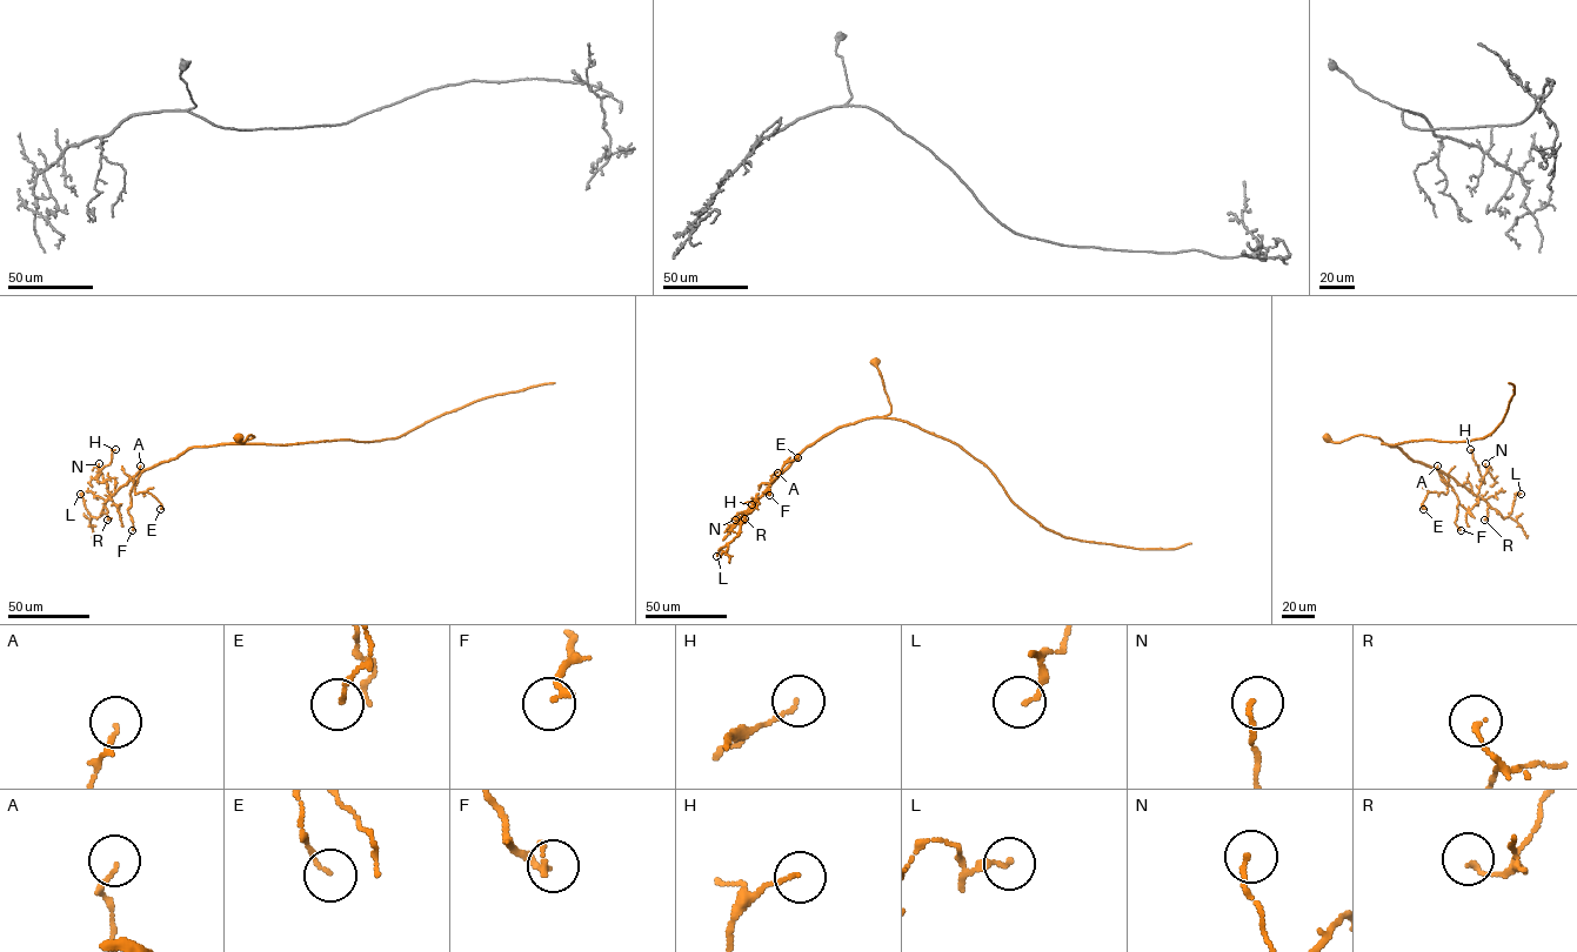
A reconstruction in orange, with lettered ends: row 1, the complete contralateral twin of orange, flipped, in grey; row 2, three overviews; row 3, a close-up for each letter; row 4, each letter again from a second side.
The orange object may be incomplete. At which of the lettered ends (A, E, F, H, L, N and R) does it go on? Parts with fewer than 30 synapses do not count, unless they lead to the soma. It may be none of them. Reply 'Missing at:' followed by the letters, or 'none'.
Missing at: none

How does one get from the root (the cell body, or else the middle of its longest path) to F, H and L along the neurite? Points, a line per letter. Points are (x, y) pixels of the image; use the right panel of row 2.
F: (1325, 438), (1340, 442), (1360, 435), (1378, 437), (1410, 458), (1437, 469), (1458, 500), (1455, 523), (1461, 530)
H: (1325, 438), (1340, 442), (1360, 435), (1378, 437), (1476, 495), (1484, 481), (1470, 449)
L: (1325, 438), (1340, 442), (1360, 435), (1378, 437), (1452, 477), (1503, 517), (1511, 511), (1515, 495), (1521, 494)

